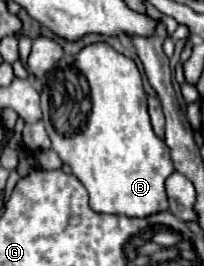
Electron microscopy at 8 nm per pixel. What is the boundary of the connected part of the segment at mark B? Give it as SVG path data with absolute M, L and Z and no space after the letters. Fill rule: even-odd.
M100 42L86 46L76 56L64 56L58 60L54 70L50 70L42 82L42 120L52 140L52 148L88 190L90 208L94 212L122 214L130 218L148 218L166 212L168 196L164 182L174 172L174 164L170 160L170 148L166 148L166 142L152 130L142 76L134 60L118 54L106 42Z

